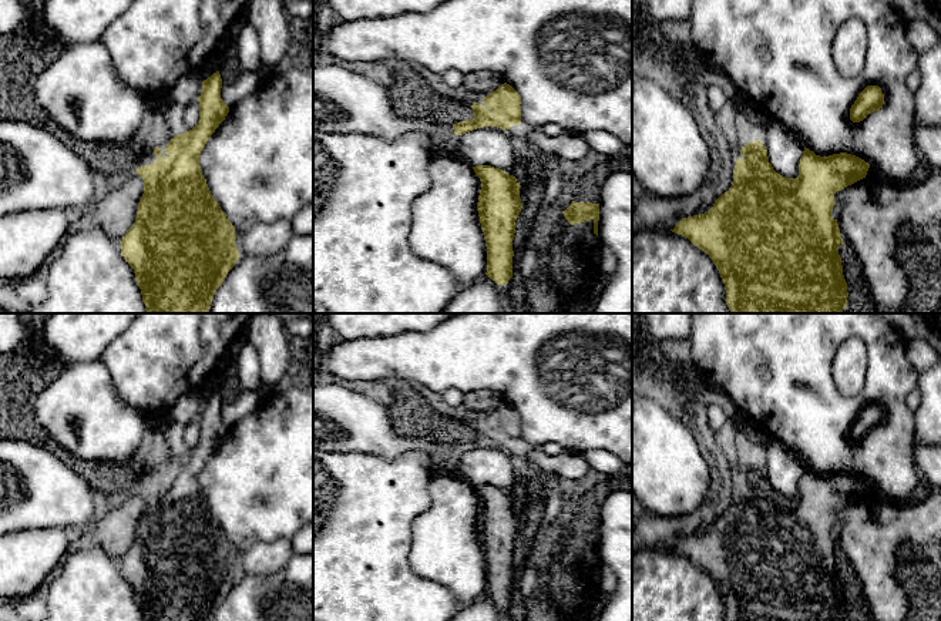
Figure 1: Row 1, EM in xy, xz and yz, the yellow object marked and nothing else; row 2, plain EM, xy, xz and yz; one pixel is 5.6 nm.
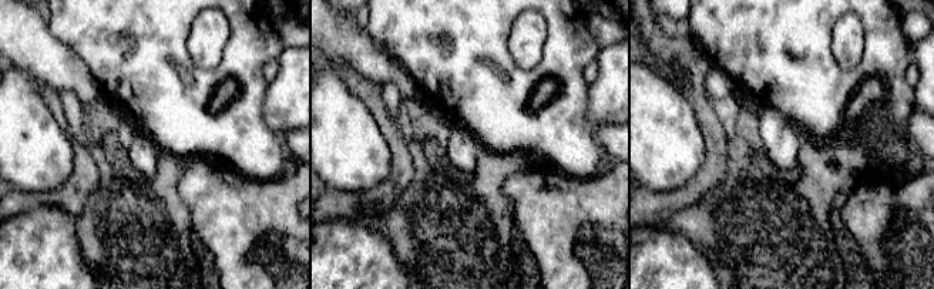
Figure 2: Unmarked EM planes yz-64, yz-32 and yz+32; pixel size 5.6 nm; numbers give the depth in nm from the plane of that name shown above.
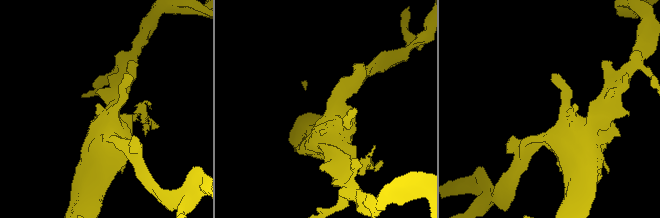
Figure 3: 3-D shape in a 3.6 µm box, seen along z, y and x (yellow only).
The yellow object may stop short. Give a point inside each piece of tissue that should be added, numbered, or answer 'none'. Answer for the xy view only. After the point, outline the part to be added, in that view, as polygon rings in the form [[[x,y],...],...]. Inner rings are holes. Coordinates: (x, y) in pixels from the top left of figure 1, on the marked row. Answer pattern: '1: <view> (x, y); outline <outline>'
1: xy (22, 60); outline [[[0,34],[0,121],[23,121],[53,132],[78,157],[90,164],[95,174],[121,181],[134,174],[138,167],[152,164],[154,142],[144,134],[132,137],[125,144],[87,142],[56,124],[34,98],[34,81],[60,48],[43,46],[20,36]]]

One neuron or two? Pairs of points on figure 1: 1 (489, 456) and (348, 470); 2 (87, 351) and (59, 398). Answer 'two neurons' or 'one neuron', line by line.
1: two neurons
2: two neurons

